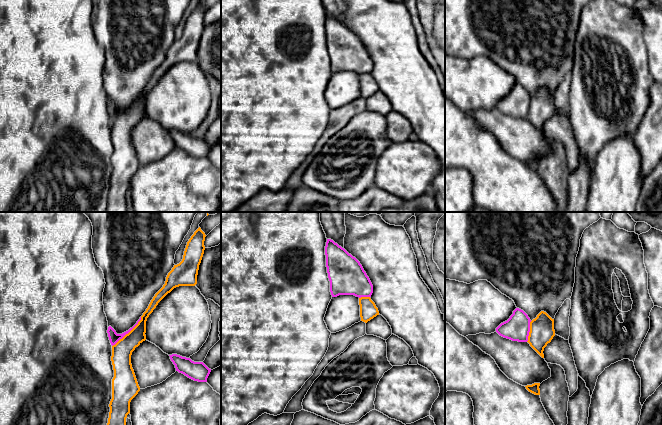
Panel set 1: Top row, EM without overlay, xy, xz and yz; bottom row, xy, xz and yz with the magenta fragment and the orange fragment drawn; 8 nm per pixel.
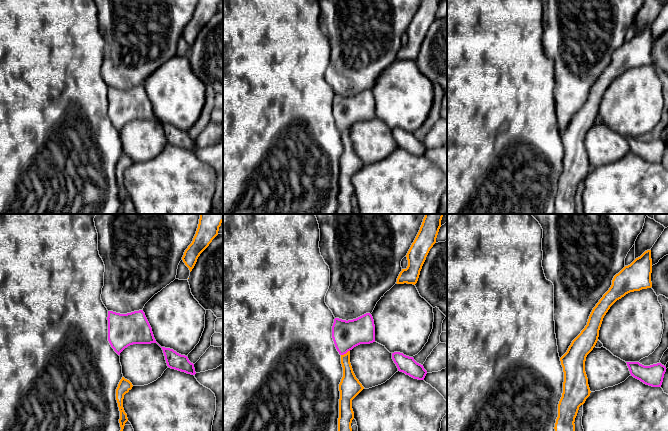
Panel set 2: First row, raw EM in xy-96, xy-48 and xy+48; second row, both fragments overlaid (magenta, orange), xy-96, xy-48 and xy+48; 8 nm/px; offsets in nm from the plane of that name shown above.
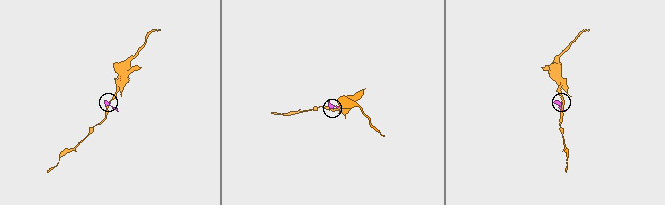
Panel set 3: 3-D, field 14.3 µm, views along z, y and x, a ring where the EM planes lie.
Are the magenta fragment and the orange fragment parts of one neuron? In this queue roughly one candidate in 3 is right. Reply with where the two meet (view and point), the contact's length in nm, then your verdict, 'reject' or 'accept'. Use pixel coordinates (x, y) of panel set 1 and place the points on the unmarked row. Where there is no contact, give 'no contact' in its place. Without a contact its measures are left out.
contact xy (127, 109); length 340 nm; reject

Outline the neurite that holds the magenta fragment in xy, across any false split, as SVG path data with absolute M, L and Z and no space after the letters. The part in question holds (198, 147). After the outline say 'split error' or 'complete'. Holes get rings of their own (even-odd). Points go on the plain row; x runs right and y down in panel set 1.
M177 130L169 132L175 141L176 147L194 157L207 158L211 145L209 145L203 138L194 138L190 134L182 133Z | complete

